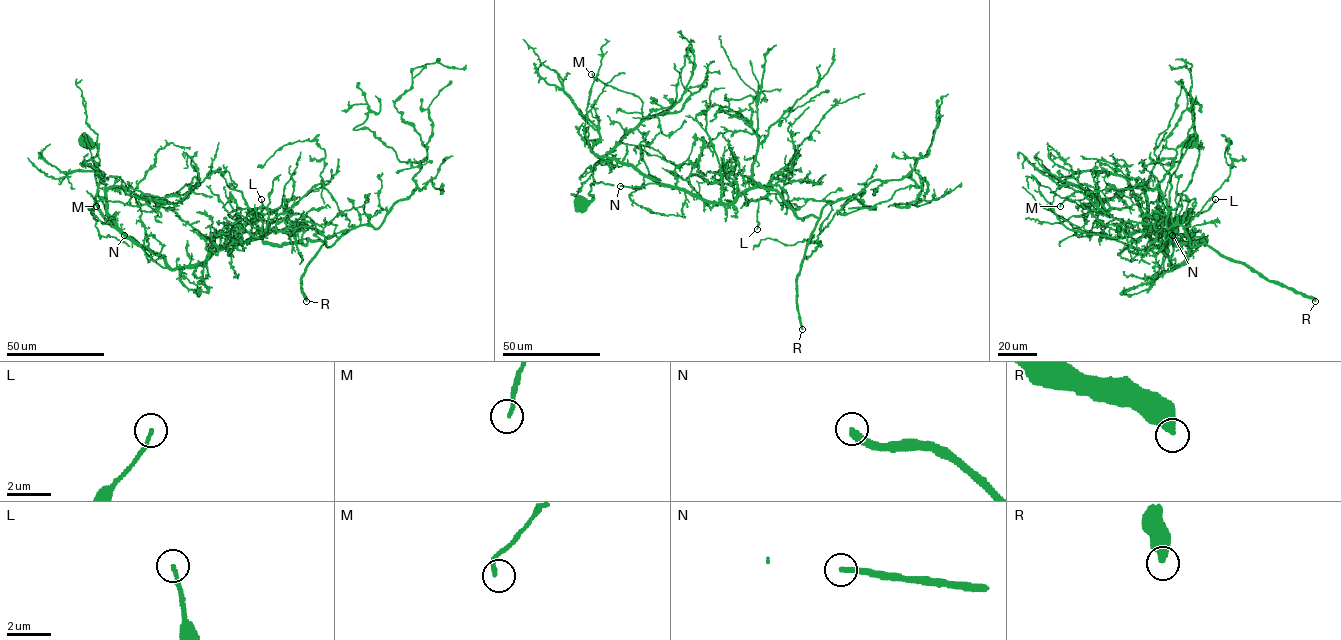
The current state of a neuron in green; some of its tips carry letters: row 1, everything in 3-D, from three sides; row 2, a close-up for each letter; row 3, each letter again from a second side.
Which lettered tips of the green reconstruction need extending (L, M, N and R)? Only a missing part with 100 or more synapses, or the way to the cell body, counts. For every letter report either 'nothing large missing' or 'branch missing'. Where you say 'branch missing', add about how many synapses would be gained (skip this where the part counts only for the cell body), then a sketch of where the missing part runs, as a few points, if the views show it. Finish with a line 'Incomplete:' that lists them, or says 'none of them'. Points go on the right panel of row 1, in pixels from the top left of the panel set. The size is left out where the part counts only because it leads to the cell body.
L: nothing large missing
M: nothing large missing
N: nothing large missing
R: branch missing | 950 syn
Incomplete: R

